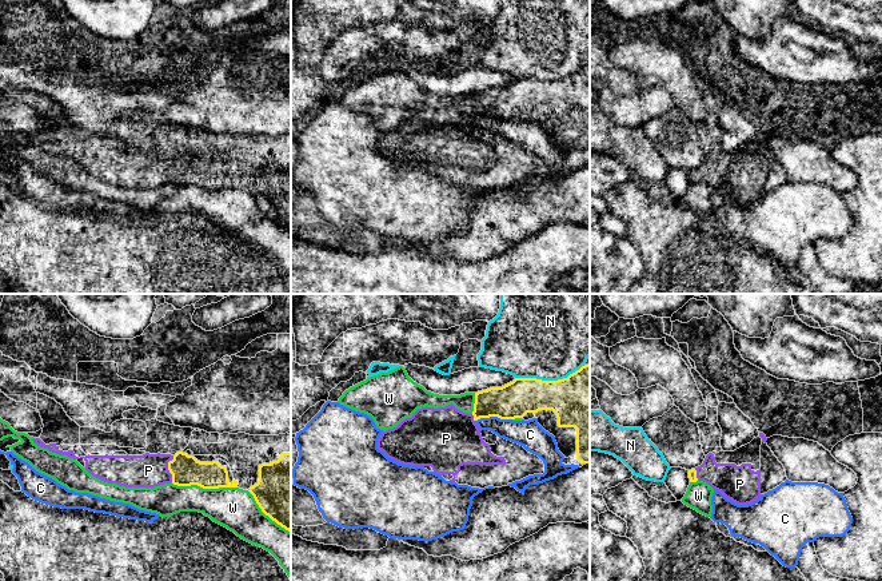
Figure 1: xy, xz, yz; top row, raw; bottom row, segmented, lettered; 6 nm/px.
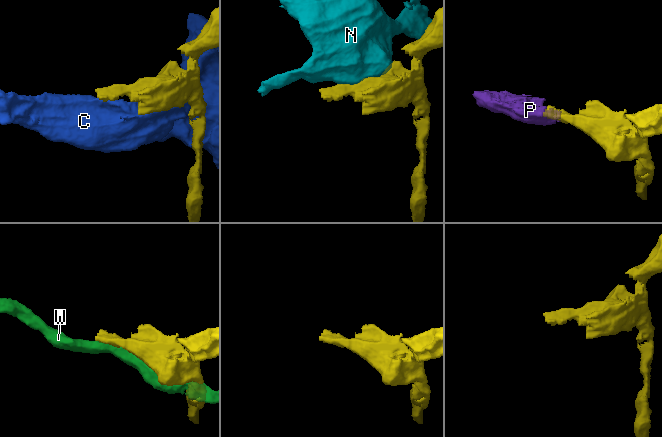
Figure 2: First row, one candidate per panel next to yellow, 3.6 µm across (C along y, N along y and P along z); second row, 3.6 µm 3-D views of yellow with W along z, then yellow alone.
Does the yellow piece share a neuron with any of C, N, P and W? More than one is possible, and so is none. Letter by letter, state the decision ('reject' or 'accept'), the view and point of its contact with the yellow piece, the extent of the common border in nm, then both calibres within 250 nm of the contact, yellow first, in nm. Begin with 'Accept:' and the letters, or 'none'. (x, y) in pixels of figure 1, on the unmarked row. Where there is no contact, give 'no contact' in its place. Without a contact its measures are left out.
Accept: P
C: reject; meets yellow in xz at (493, 116); contact 220 nm long; 220 nm thick on the yellow side, 160 nm on the other
N: reject; meets yellow in xz at (550, 82); contact 440 nm long; 360 nm thick on the yellow side, 480 nm on the other
P: accept; meets yellow in xy at (168, 170); contact 160 nm long; 180 nm thick on the yellow side, 200 nm on the other
W: reject; meets yellow in xy at (204, 188); contact 400 nm long; 180 nm thick on the yellow side, 260 nm on the other

